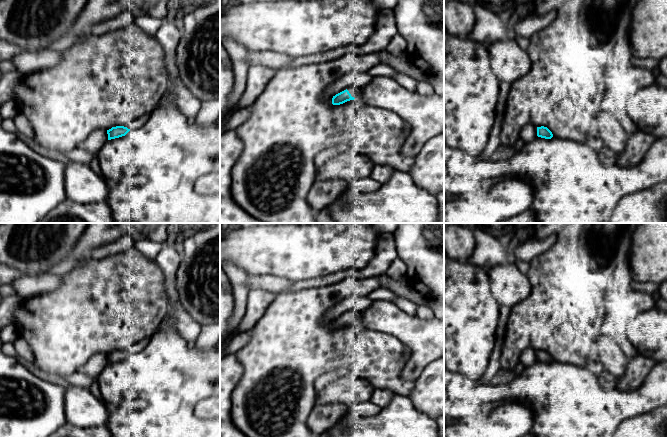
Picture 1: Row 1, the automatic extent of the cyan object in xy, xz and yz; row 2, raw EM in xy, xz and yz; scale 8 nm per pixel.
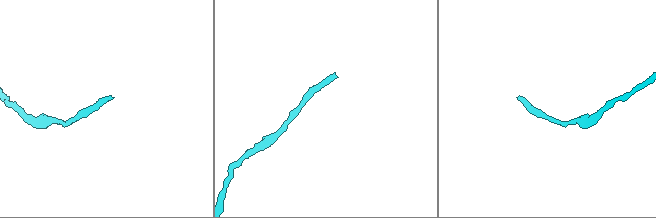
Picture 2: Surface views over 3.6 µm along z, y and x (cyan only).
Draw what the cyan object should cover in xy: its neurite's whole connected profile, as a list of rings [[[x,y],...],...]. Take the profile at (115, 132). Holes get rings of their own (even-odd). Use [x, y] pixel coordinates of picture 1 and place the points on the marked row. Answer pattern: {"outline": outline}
{"outline": [[[147,115],[139,117],[128,127],[124,126],[112,127],[111,129],[107,130],[108,140],[125,136],[131,129],[143,126],[147,122],[148,118],[149,116]]]}

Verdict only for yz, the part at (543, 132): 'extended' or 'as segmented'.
as segmented

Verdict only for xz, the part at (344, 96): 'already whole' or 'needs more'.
needs more

